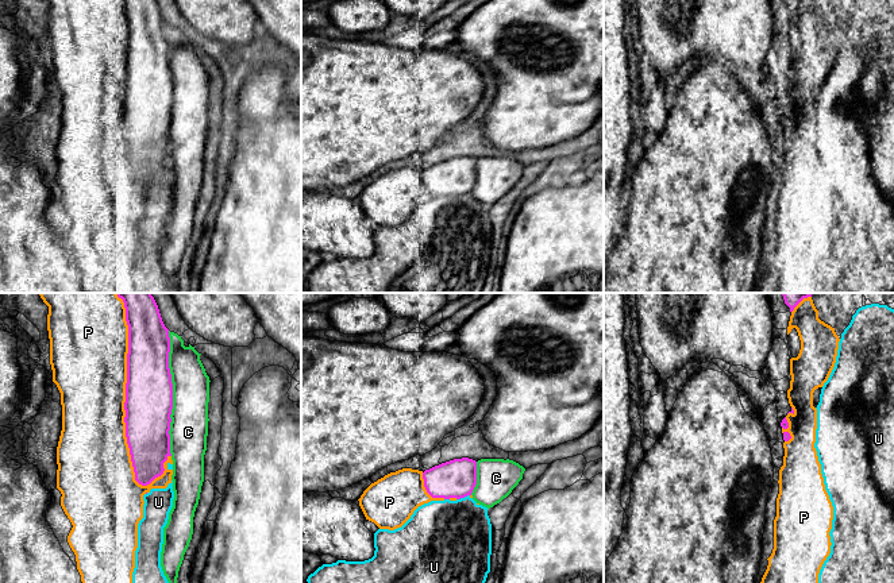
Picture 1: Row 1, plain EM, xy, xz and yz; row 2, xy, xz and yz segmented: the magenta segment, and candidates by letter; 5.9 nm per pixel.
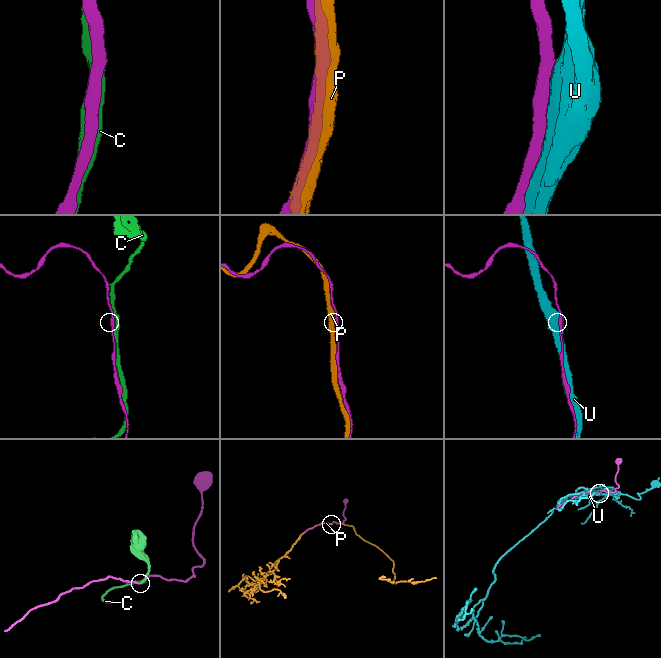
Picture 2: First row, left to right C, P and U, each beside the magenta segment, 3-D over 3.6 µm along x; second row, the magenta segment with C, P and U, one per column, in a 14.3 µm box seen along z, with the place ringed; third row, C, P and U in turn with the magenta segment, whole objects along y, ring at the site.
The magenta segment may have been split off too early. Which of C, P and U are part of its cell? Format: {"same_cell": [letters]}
{"same_cell": ["P"]}

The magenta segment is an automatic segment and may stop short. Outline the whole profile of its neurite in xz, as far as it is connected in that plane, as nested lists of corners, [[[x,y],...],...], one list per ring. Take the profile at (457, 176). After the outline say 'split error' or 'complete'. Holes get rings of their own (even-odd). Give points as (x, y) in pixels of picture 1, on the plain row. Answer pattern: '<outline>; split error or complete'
[[[454,157],[429,167],[402,166],[371,181],[361,193],[366,217],[379,227],[401,225],[413,209],[431,198],[473,196],[477,182],[477,159]]]; split error

